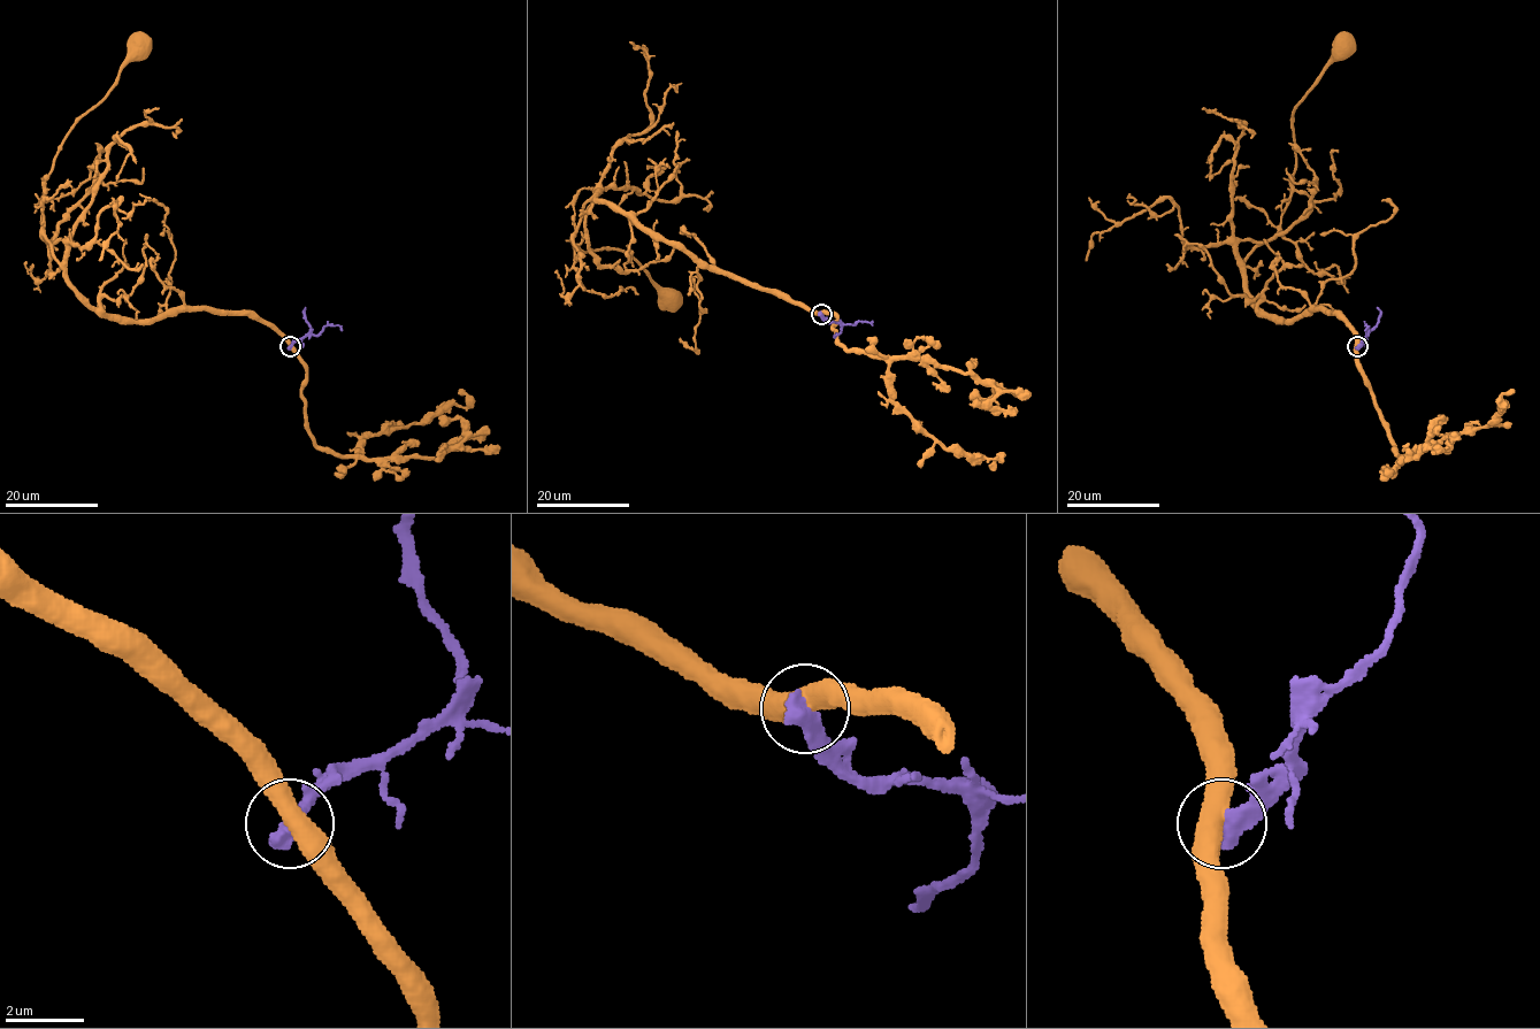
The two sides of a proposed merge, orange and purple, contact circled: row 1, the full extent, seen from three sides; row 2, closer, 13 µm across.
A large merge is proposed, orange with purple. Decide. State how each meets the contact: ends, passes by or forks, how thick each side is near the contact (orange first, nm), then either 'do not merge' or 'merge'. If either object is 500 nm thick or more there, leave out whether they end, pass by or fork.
calibres 480 and 550 nm; do not merge

